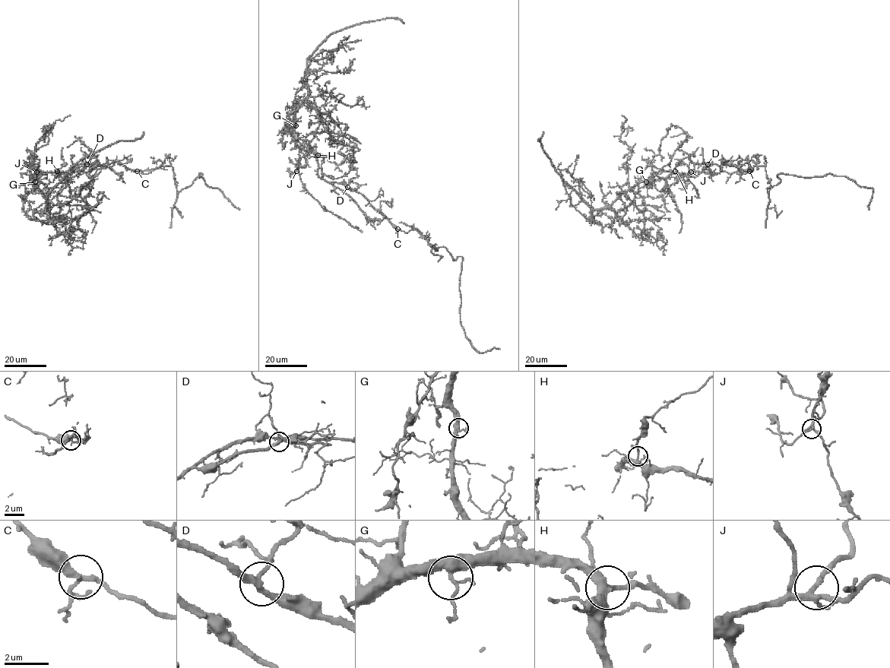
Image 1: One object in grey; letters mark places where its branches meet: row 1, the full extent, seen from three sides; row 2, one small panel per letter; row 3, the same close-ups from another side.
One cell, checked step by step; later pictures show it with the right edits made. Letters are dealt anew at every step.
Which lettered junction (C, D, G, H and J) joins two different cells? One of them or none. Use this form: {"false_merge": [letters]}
{"false_merge": ["C"]}

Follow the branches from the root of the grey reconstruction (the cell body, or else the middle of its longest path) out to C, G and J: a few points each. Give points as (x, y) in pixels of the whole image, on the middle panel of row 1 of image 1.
C: (346, 187), (361, 193), (397, 229)
G: (346, 187), (327, 182), (319, 176), (317, 156), (305, 152), (297, 144), (294, 135), (296, 125)
J: (346, 187), (321, 179), (318, 174), (317, 156), (301, 148), (296, 171)

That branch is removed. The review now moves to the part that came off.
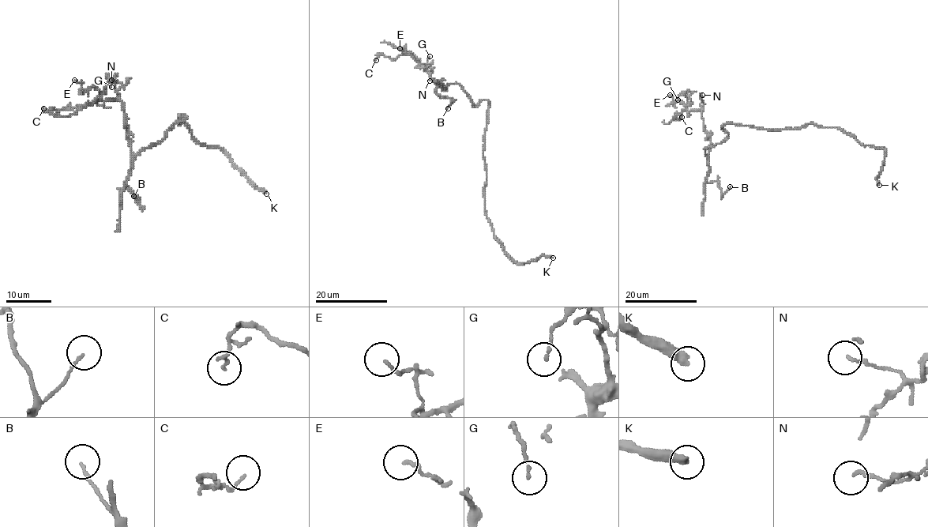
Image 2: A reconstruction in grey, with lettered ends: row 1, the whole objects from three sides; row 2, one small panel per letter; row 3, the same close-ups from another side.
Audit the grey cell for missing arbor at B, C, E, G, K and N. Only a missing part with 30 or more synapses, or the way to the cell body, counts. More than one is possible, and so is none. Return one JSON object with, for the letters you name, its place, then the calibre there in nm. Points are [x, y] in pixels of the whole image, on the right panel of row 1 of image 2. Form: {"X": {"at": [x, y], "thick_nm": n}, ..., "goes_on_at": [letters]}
{"K": {"at": [879, 185], "thick_nm": 380}, "goes_on_at": ["K"]}

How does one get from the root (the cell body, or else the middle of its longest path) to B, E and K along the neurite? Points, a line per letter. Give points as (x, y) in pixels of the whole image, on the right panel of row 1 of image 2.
B: (742, 125), (724, 123), (721, 126), (728, 137), (704, 149), (706, 182), (718, 181), (723, 194), (730, 186)
E: (742, 125), (724, 123), (728, 137), (706, 155), (702, 111), (688, 111), (670, 95)
K: (742, 125), (770, 129), (809, 124), (836, 126), (865, 145), (884, 150), (879, 185)

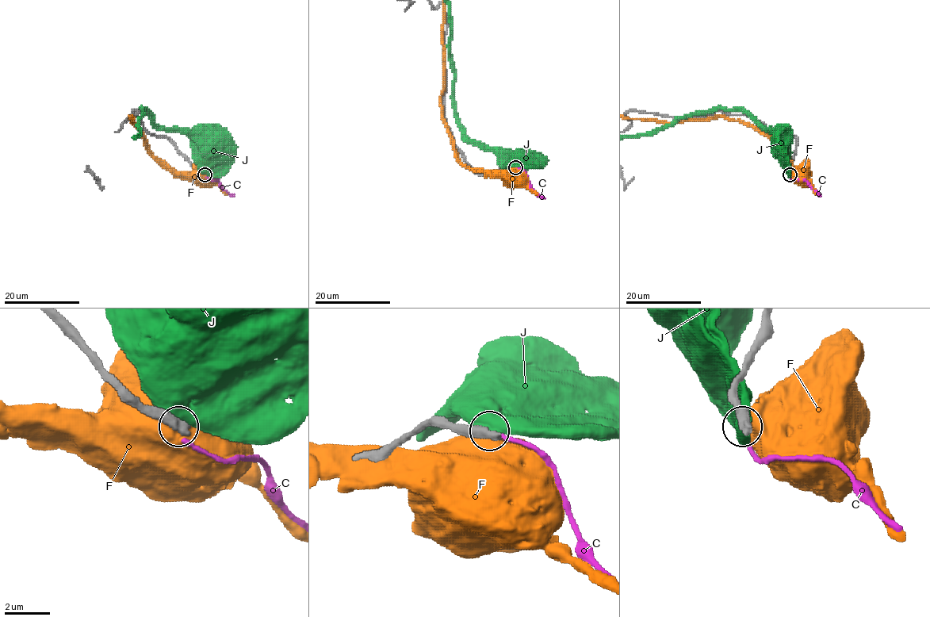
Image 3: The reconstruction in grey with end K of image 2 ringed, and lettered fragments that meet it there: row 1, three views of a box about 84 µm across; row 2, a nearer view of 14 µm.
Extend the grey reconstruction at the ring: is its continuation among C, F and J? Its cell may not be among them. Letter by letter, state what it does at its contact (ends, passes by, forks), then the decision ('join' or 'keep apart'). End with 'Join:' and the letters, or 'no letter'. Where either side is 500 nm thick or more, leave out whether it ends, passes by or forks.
C: it ends | keep apart
F: keep apart
J: keep apart
Join: no letter

